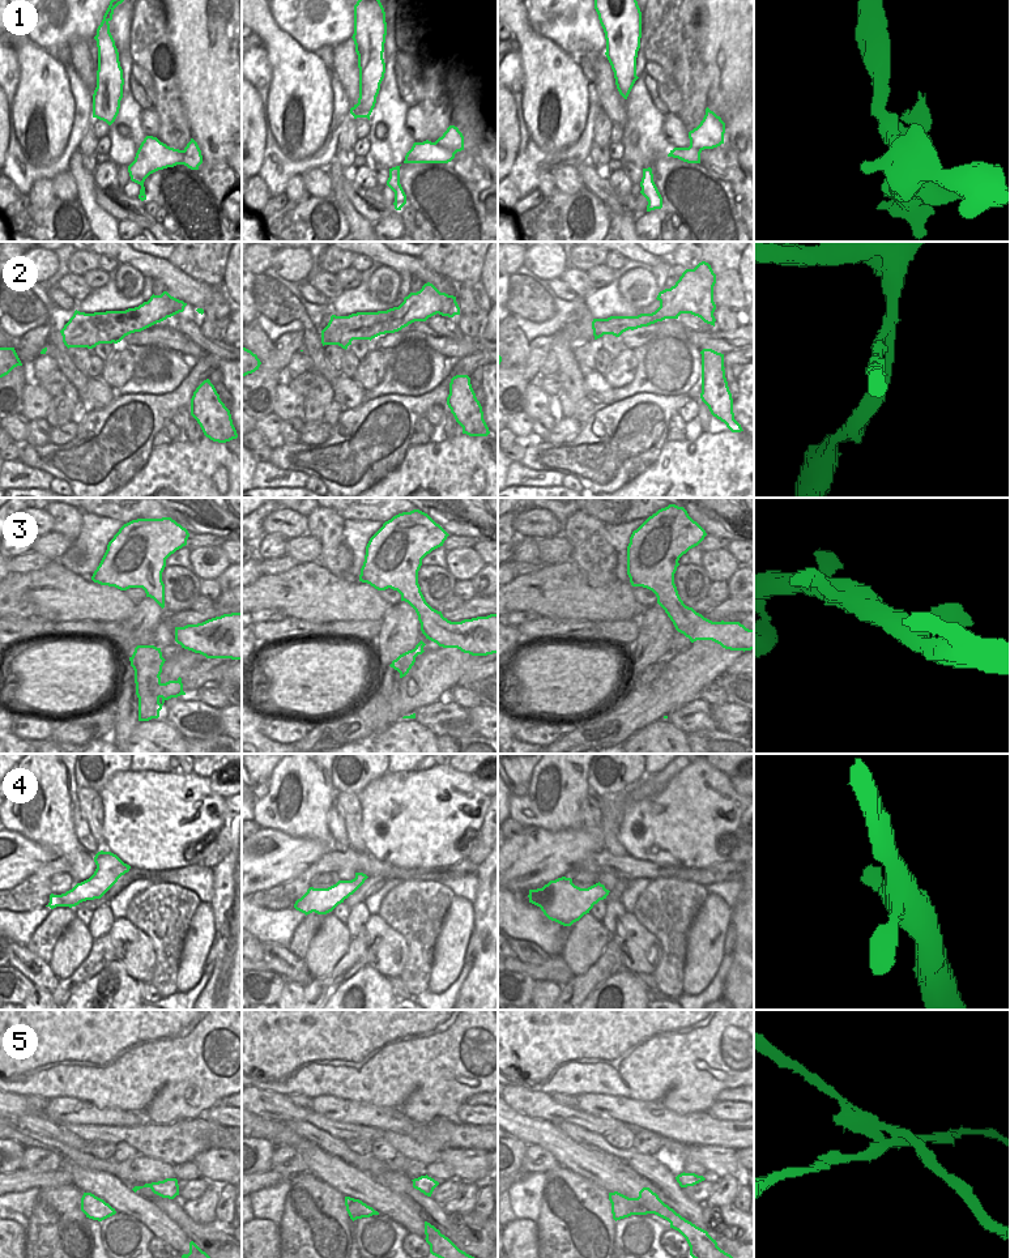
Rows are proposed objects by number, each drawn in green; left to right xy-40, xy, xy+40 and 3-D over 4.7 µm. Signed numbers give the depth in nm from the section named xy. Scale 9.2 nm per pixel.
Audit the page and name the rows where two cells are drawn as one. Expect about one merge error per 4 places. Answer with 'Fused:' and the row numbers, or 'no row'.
Fused: 5.

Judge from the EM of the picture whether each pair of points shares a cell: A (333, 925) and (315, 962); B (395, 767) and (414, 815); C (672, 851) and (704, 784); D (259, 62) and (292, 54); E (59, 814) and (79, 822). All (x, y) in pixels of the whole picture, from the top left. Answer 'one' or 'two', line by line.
A: one
B: two
C: one
D: two
E: two

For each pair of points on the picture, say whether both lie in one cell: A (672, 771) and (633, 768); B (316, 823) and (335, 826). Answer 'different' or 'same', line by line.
A: different
B: different

